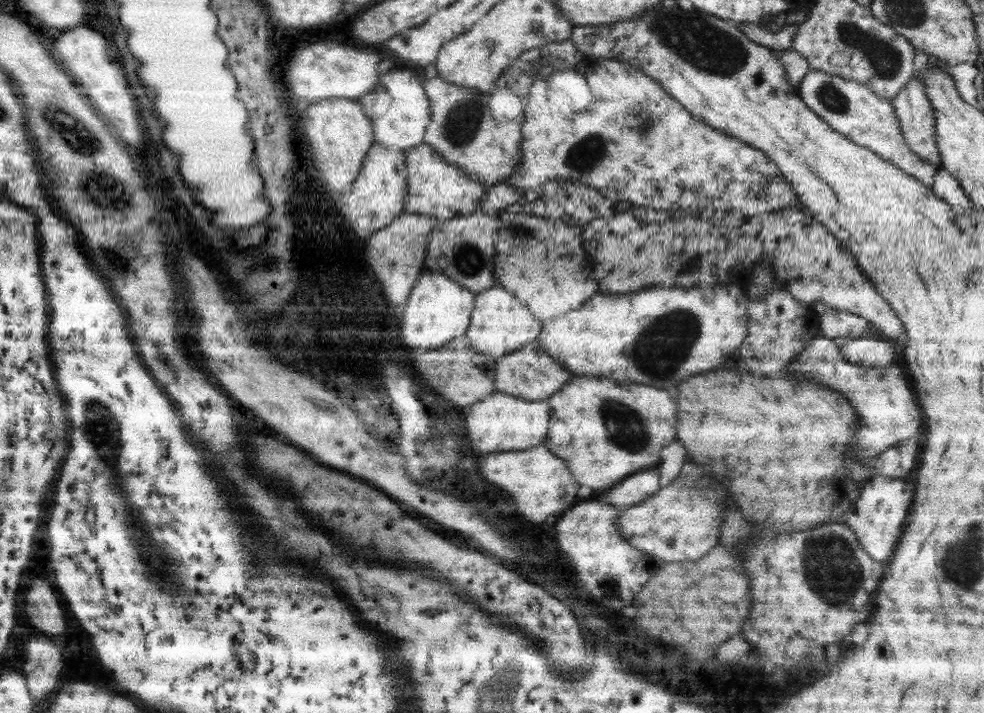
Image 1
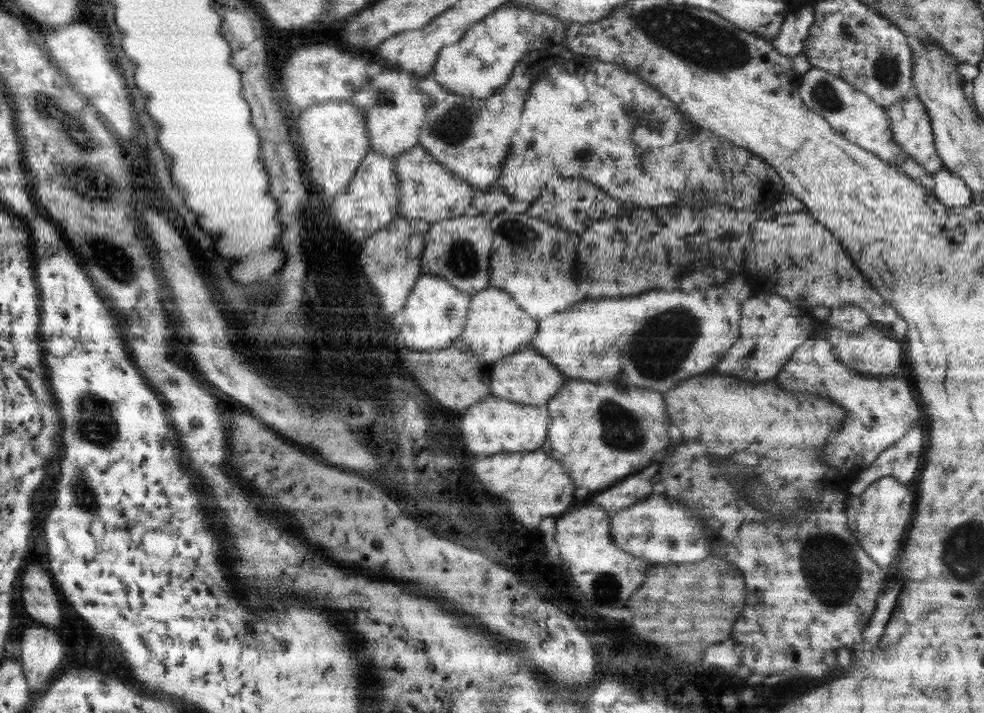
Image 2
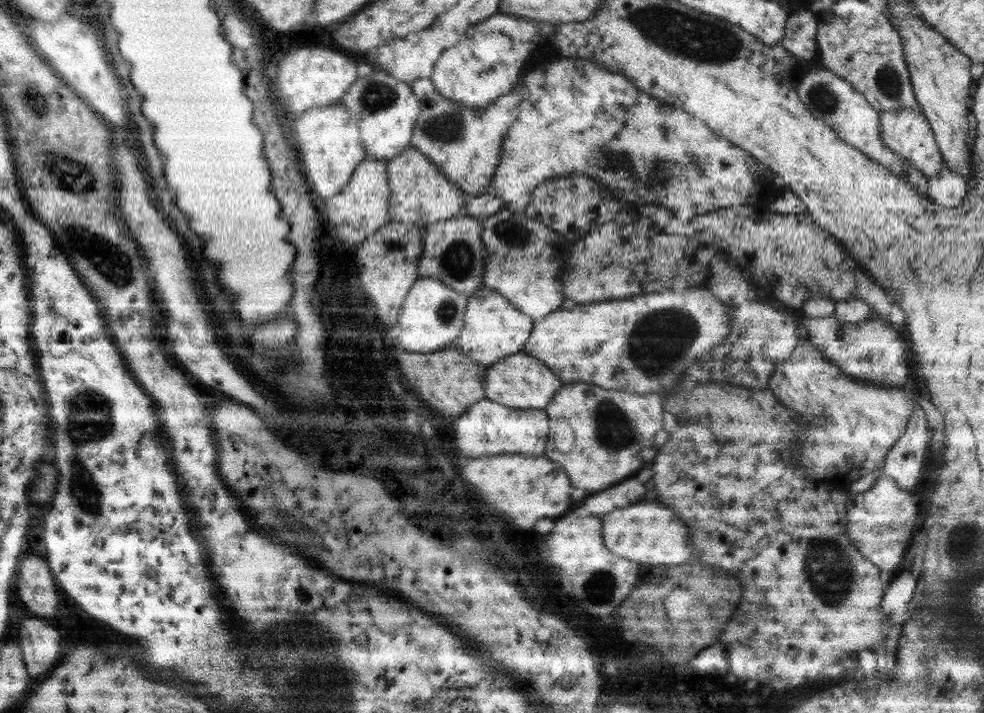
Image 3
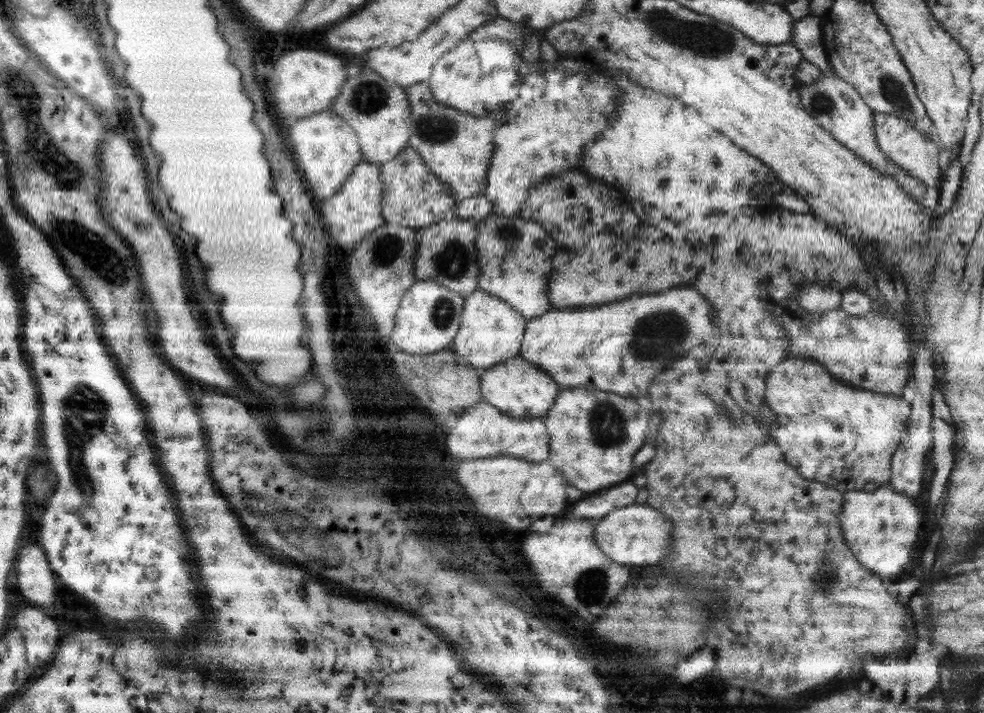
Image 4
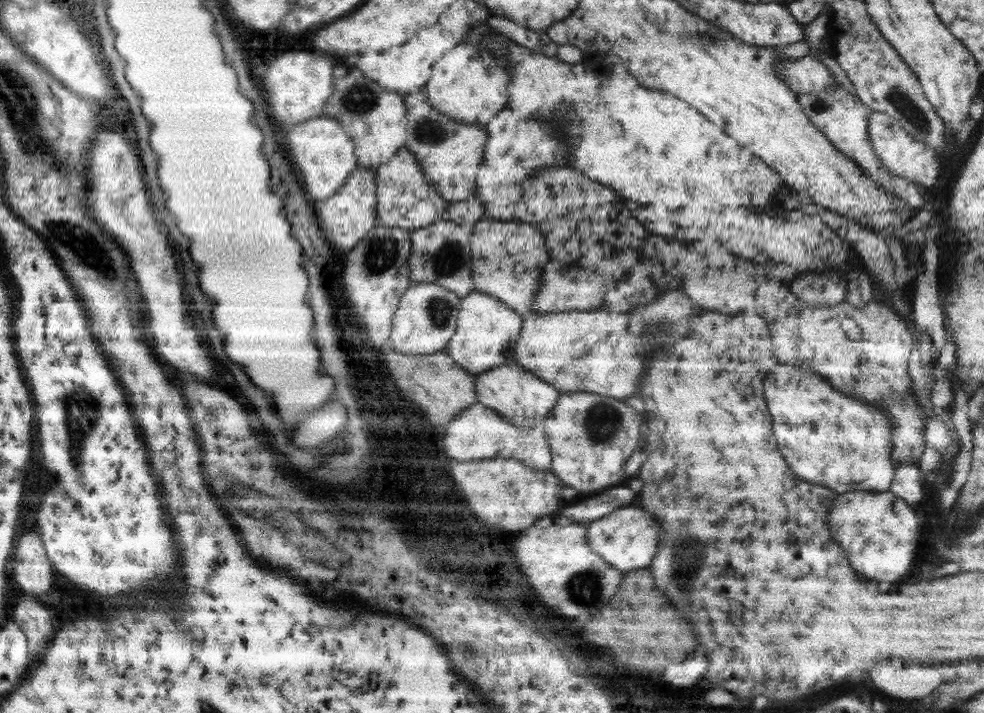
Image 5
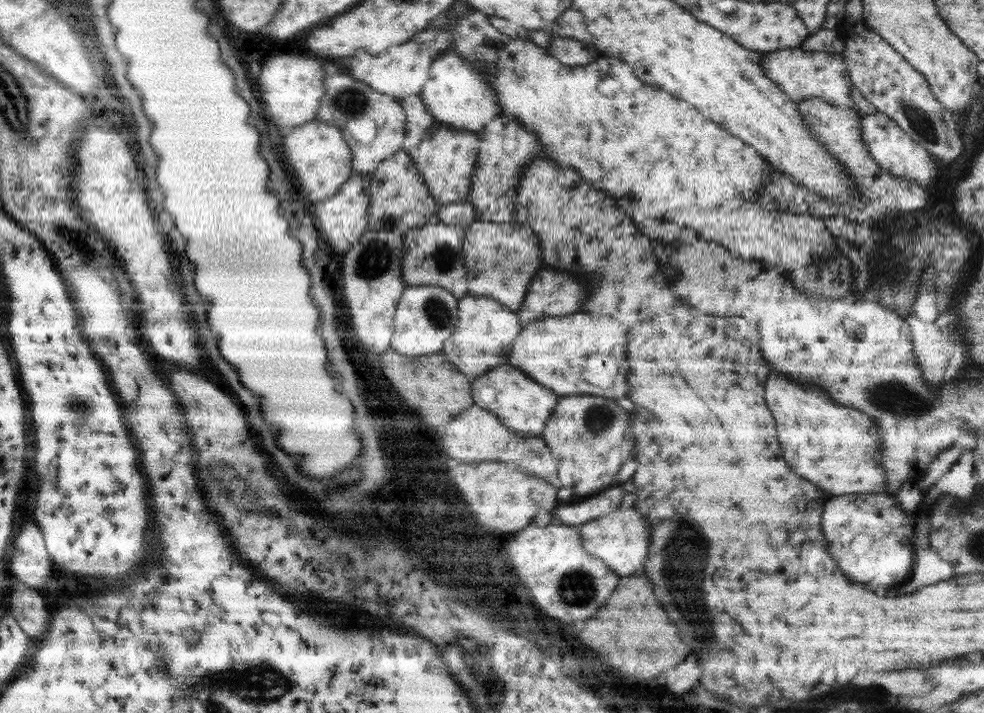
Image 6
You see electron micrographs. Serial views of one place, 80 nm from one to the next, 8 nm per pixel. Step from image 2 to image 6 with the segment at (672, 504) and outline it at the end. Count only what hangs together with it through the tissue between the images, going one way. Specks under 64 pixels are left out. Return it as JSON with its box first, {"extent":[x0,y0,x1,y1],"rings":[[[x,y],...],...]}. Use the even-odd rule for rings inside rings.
{"extent":[576,508,650,577],"rings":[[[633,508],[608,512],[601,518],[576,527],[582,547],[587,554],[602,560],[618,577],[629,576],[645,562],[650,539],[650,528],[644,518]]]}

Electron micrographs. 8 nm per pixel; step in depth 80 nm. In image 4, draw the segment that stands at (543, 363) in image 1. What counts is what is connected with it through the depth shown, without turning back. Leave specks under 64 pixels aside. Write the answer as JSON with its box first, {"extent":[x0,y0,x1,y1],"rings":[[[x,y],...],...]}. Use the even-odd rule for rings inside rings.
{"extent":[479,355,559,419],"rings":[[[519,355],[494,364],[479,373],[481,398],[491,406],[499,408],[499,412],[516,419],[532,419],[535,416],[545,416],[547,409],[553,404],[559,387],[544,372],[535,365],[528,363]]]}

